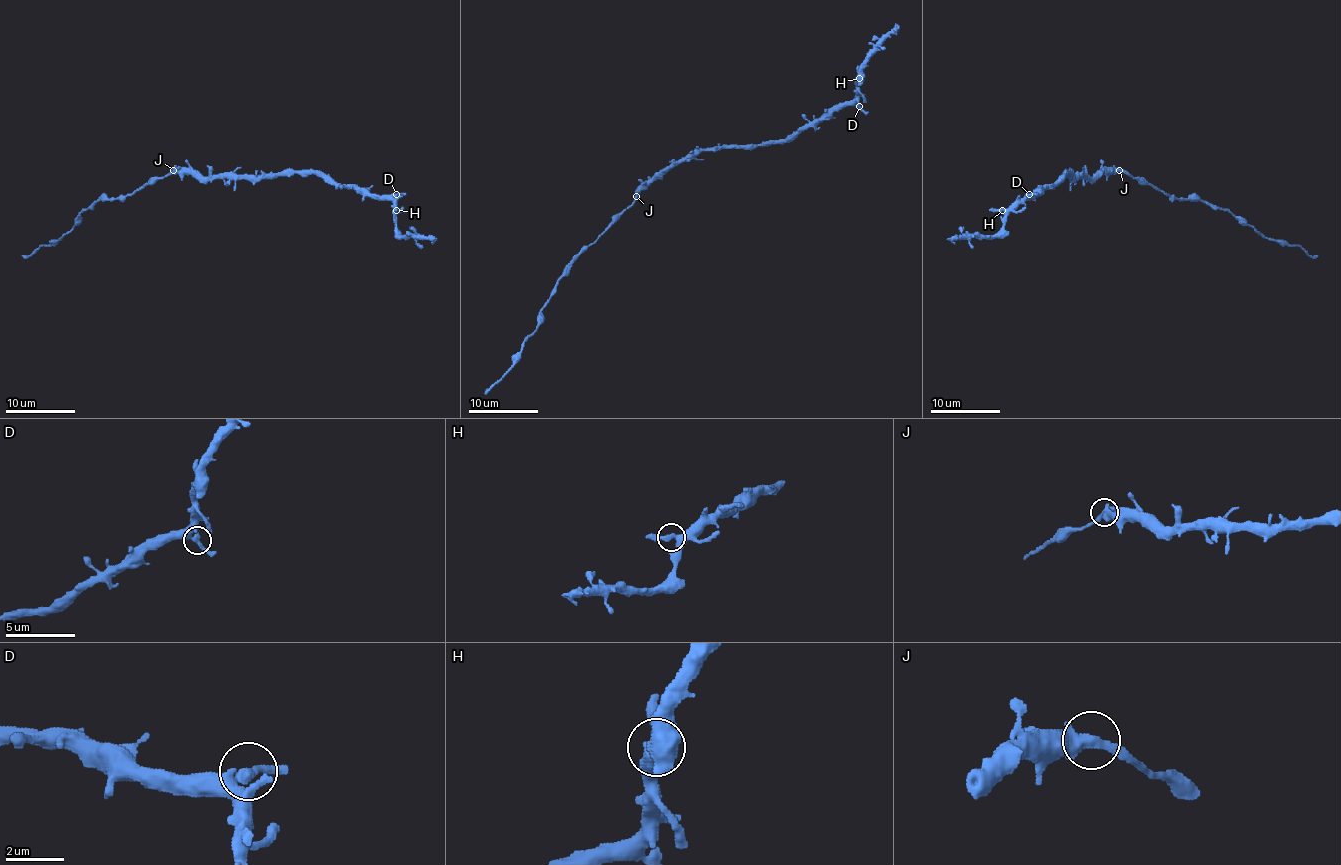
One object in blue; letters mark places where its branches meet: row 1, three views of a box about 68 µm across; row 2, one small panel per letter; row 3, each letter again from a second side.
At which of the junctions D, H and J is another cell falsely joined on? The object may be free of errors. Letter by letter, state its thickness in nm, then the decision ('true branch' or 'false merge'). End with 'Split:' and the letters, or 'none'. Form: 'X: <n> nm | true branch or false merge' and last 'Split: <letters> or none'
D: 360 nm | true branch
H: 360 nm | true branch
J: 400 nm | false merge
Split: J

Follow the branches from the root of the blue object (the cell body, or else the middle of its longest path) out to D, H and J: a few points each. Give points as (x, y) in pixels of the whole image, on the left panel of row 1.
D: (207, 177), (325, 173), (339, 184), (365, 189), (372, 196), (396, 194)
H: (207, 177), (325, 173), (339, 184), (365, 189), (372, 196), (387, 196), (396, 210)
J: (207, 177), (194, 177), (173, 170)

